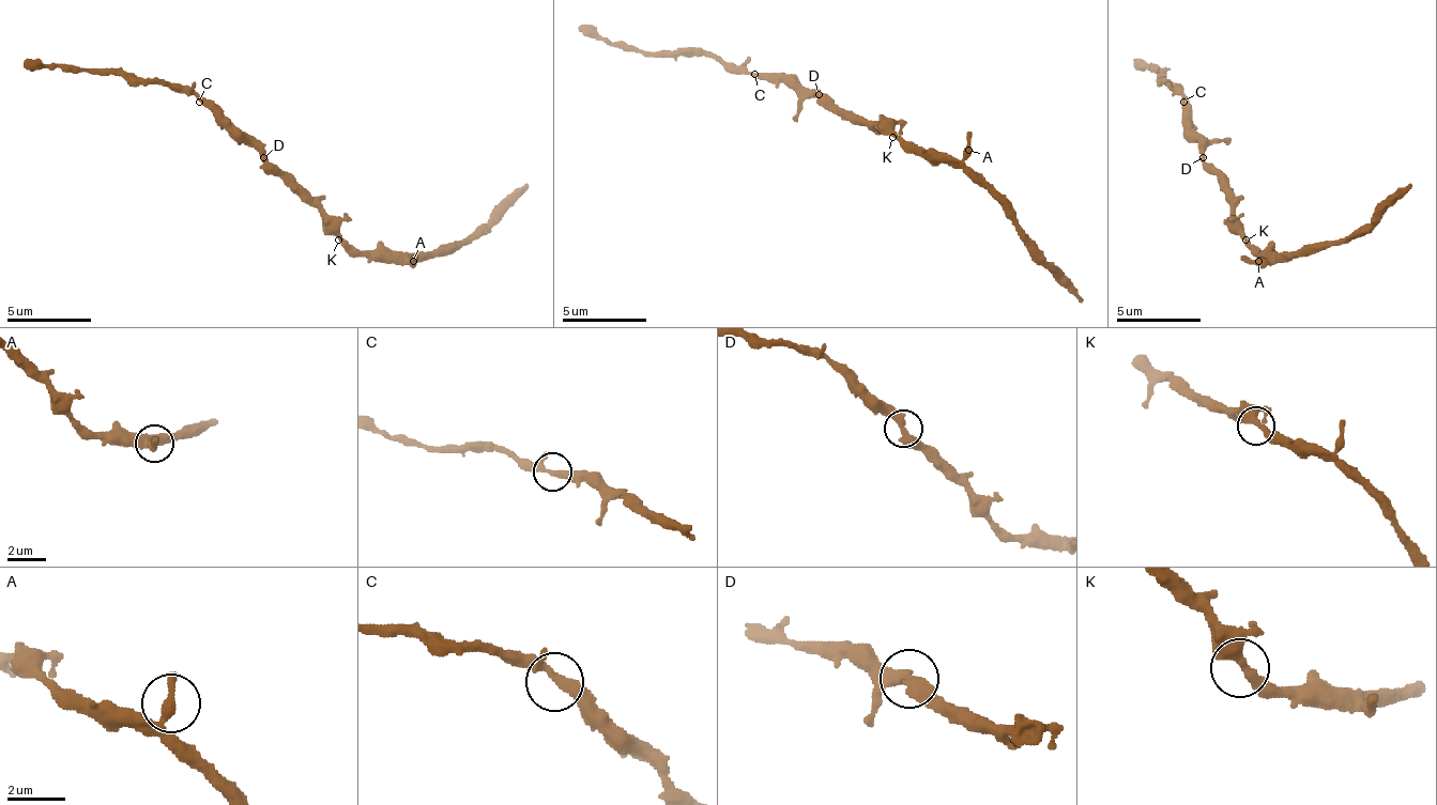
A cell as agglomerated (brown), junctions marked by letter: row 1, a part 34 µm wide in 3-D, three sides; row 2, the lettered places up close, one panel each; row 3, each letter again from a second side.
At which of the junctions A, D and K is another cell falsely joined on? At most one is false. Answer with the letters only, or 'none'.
none

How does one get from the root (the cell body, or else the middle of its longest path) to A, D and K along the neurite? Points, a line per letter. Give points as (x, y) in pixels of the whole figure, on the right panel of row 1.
A: (1234, 189), (1234, 218), (1238, 227), (1271, 257), (1258, 261)
D: (1234, 189), (1204, 160), (1204, 156)
K: (1234, 189), (1234, 227), (1246, 240)

